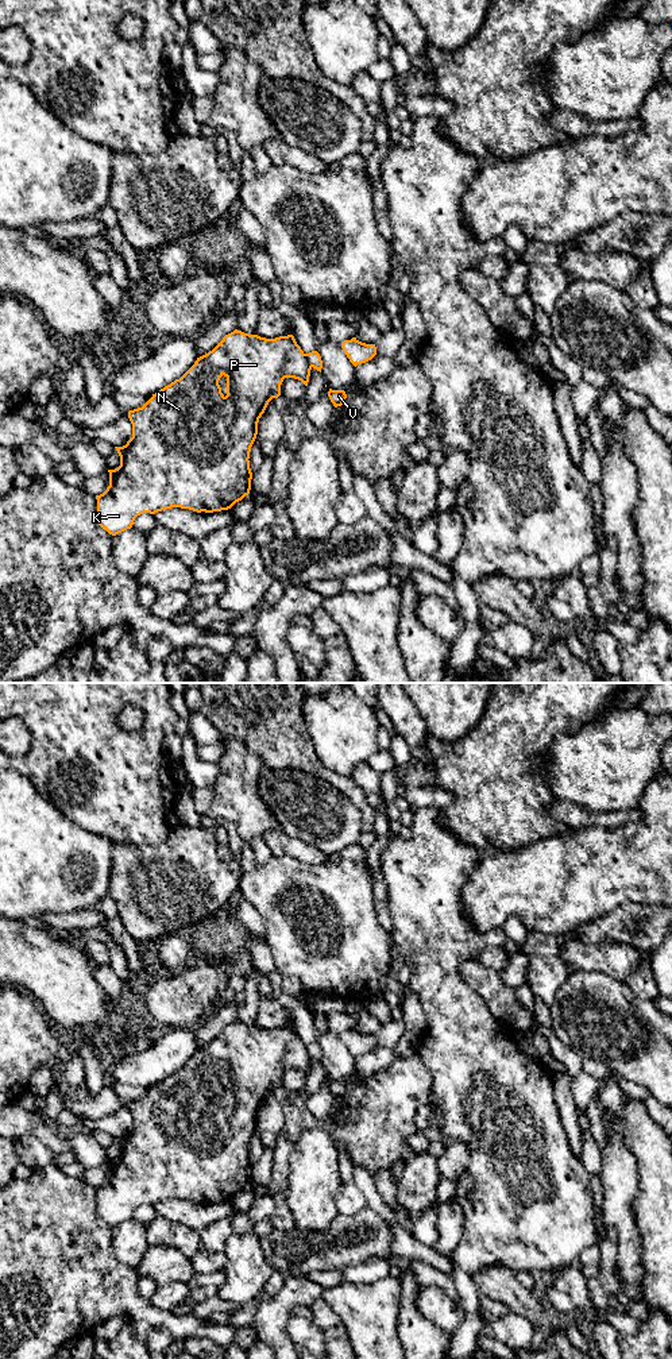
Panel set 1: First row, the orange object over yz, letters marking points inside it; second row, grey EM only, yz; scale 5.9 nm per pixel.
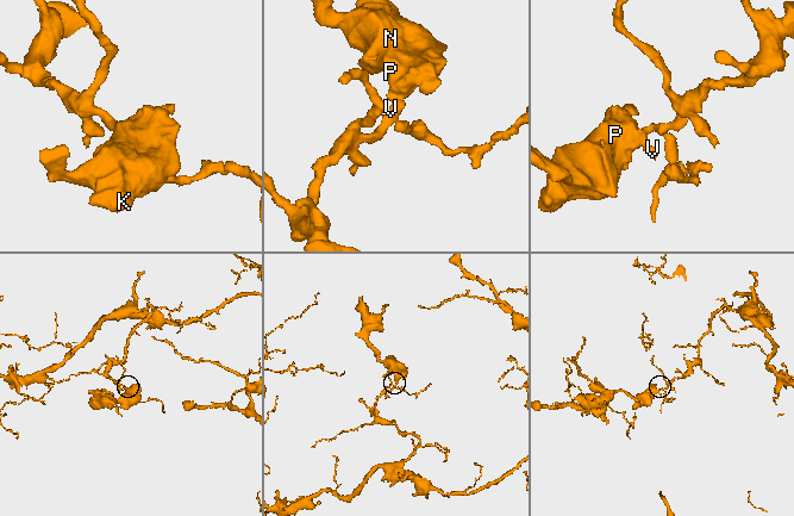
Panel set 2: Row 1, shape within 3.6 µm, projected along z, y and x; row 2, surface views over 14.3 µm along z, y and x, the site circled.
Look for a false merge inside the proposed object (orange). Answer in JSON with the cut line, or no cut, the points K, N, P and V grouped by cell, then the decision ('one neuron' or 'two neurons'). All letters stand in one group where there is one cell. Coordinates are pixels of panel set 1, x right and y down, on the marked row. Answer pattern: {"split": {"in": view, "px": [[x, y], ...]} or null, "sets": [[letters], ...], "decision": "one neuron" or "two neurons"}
{"split": {"in": "yz", "px": [[305, 354], [311, 367]]}, "sets": [["K", "N", "P"], ["V"]], "decision": "two neurons"}

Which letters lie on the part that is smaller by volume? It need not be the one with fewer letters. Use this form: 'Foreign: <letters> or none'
Foreign: K, N, P

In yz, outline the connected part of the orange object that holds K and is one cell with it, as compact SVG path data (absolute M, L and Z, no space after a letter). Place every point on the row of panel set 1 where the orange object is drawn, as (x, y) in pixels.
M235 329L225 335L223 340L208 354L197 358L194 364L179 378L165 386L142 406L128 412L128 418L132 424L132 437L123 447L115 447L120 456L120 466L109 472L109 486L107 490L96 495L97 499L97 522L109 534L116 536L127 529L131 529L138 516L143 513L155 514L158 511L181 507L189 509L197 513L213 513L231 509L236 502L242 501L251 490L252 472L250 468L250 452L258 435L258 422L264 413L269 402L273 398L281 395L281 385L285 378L294 378L308 386L310 377L310 364L306 359L306 354L297 344L293 335L279 336L275 339L266 339L258 335L244 333Z

